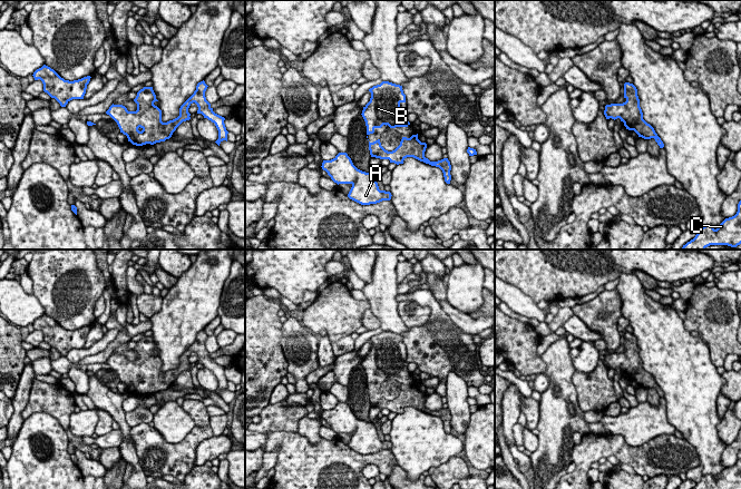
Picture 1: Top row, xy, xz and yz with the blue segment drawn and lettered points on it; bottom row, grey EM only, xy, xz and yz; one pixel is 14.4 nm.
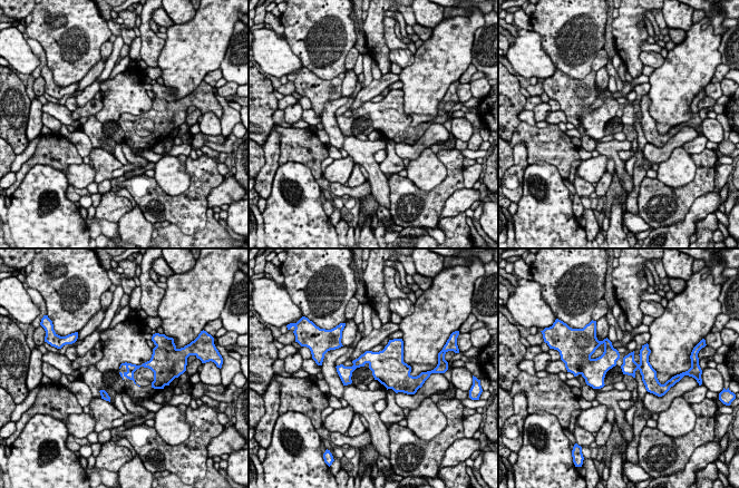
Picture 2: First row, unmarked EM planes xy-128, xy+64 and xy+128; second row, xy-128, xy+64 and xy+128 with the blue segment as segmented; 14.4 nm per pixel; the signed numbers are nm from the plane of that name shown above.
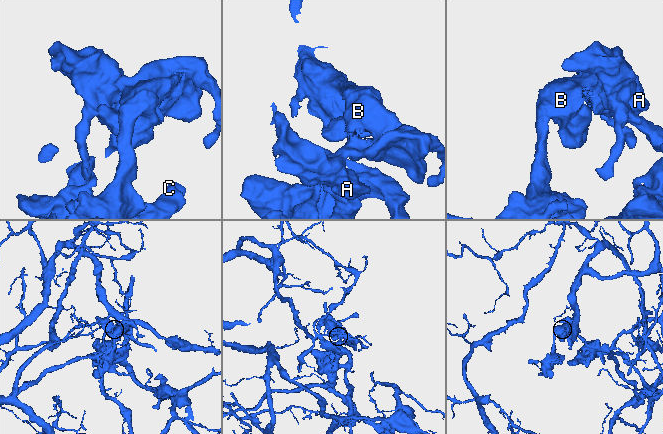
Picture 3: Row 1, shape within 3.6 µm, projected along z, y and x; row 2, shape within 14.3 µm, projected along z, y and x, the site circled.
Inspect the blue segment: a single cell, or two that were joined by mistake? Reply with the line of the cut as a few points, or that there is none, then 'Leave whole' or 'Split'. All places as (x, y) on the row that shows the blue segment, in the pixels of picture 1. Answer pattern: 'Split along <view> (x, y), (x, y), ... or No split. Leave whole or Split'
Split along xy (148, 87), (153, 99), (145, 105), (144, 111), (161, 115). Split

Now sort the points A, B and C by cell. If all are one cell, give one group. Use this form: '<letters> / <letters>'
A / B C

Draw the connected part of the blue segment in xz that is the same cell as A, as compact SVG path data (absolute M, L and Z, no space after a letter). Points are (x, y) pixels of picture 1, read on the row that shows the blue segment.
M339 153L331 160L323 160L321 167L338 185L351 184L348 197L361 205L391 199L390 192L379 189L373 174L358 169L347 153Z

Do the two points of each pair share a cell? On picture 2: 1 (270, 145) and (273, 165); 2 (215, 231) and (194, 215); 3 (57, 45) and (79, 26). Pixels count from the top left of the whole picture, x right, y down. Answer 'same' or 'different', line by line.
1: same
2: different
3: same

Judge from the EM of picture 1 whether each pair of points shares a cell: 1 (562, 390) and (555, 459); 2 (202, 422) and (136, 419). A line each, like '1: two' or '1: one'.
1: one
2: two

